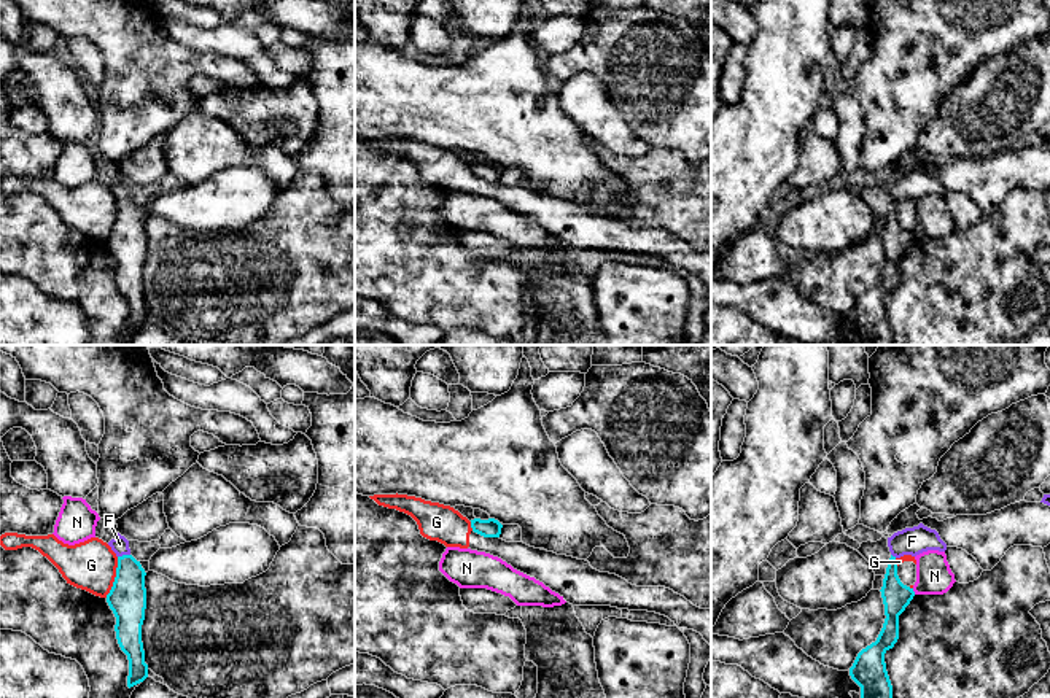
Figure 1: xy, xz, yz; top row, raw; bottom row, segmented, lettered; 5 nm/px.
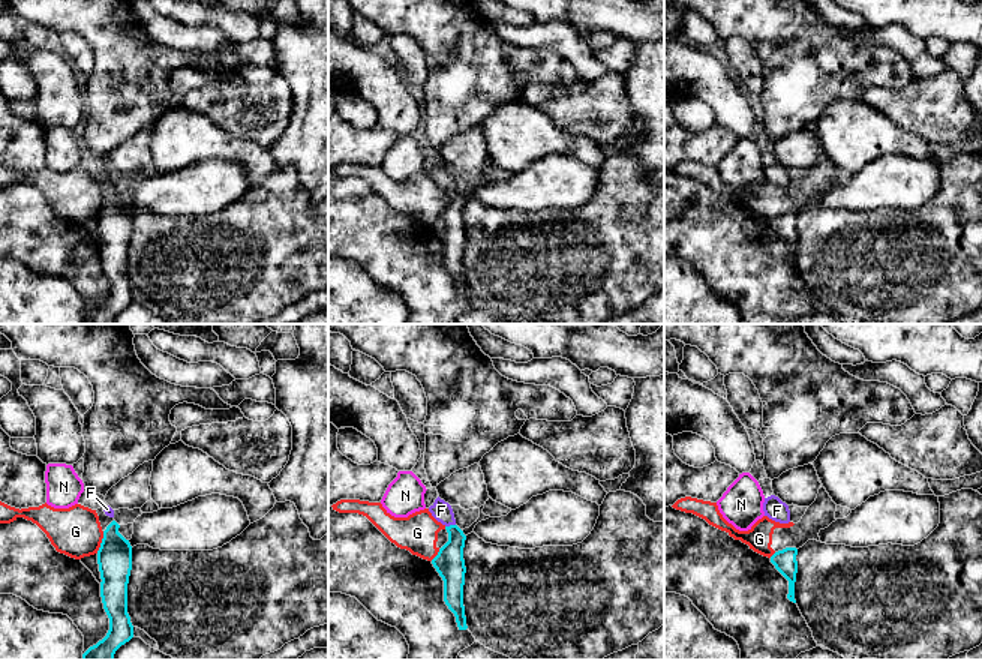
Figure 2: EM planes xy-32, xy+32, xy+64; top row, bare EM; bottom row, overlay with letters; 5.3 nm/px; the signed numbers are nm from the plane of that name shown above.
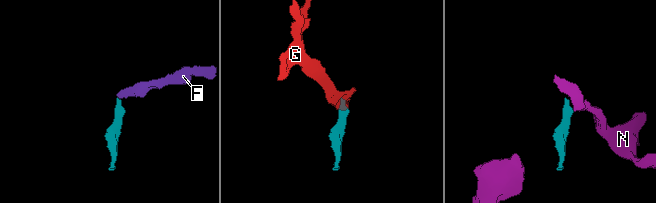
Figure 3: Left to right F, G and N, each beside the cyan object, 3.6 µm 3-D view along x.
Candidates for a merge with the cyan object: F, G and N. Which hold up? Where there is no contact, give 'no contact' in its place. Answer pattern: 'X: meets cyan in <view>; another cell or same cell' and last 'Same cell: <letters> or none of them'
F: meets cyan in xy; same cell
G: meets cyan in xy; another cell
N: meets cyan in yz; another cell
Same cell: F

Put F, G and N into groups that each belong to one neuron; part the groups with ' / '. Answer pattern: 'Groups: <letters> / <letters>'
Groups: F / G / N

